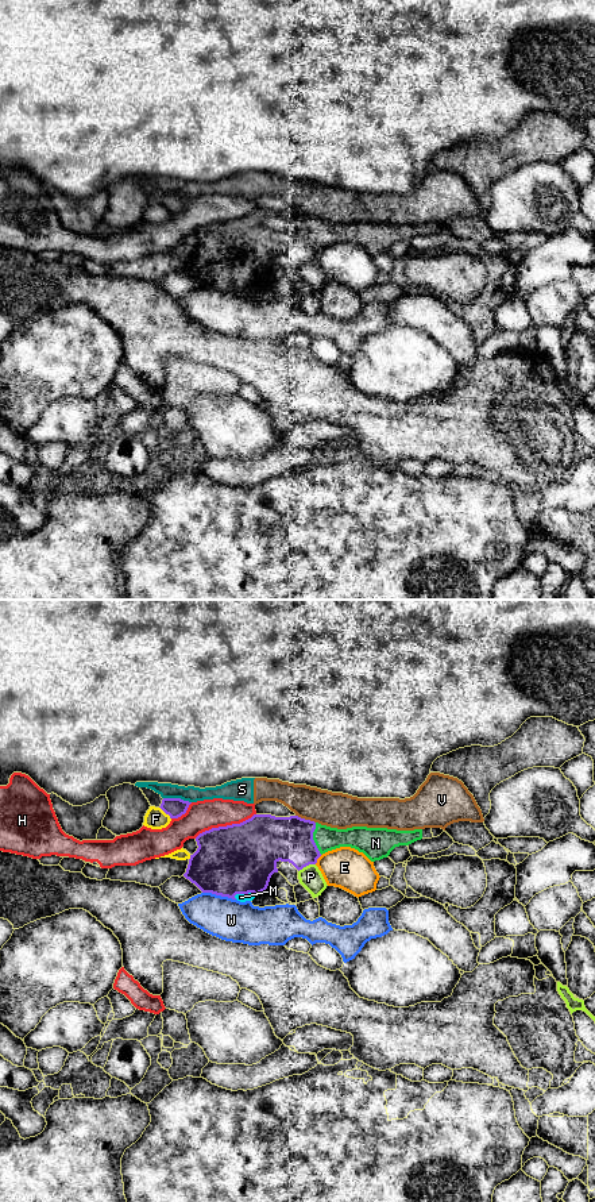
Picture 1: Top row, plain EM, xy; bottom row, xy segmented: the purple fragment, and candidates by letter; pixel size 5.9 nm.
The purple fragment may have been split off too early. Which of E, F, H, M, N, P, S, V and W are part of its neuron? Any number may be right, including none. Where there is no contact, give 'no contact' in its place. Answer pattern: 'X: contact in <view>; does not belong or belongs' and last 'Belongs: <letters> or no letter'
E: contact in xy; does not belong
F: contact in xy; does not belong
H: contact in xy; does not belong
M: contact in xy; does not belong
N: contact in xy; belongs
P: contact in xy; does not belong
S: contact in xy; does not belong
V: contact in xy; does not belong
W: contact in xy; does not belong
Belongs: N

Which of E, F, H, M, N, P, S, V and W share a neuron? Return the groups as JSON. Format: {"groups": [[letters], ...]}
{"groups": [["E"], ["F"], ["H"], ["M"], ["N"], ["P"], ["S", "V"], ["W"]]}

